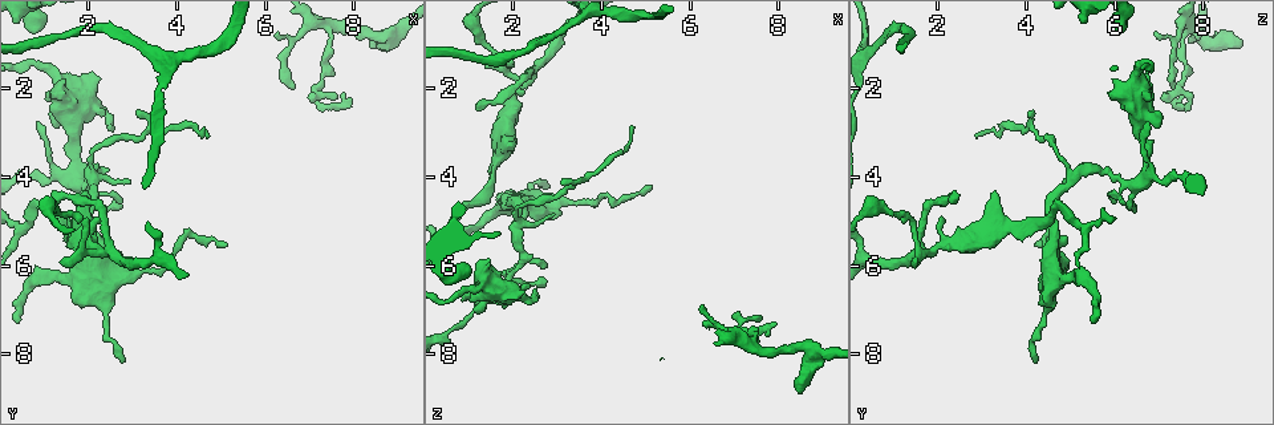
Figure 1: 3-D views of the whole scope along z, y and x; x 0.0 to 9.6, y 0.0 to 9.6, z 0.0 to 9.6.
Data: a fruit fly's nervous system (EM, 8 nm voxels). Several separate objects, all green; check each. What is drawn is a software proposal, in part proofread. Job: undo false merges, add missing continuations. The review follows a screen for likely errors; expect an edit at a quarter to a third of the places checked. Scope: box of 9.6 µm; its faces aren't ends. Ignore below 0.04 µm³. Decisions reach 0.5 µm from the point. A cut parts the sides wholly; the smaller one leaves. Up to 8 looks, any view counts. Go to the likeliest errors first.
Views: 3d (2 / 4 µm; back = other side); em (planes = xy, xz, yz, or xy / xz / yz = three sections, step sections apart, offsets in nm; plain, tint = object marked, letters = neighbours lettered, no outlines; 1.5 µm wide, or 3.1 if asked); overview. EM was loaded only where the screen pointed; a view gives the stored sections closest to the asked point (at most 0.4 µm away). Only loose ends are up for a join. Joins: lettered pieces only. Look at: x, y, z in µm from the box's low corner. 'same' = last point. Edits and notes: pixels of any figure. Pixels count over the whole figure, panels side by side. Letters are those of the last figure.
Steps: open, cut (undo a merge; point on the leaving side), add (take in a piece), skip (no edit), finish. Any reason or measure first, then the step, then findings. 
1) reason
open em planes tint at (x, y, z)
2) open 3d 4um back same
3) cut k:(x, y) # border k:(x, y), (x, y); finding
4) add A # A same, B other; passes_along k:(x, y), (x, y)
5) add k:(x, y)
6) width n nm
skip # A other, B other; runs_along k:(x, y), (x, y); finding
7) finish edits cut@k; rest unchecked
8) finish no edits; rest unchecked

thin arm on a thick one
open 3d 4um back at (2.30, 5.65, 1.80)

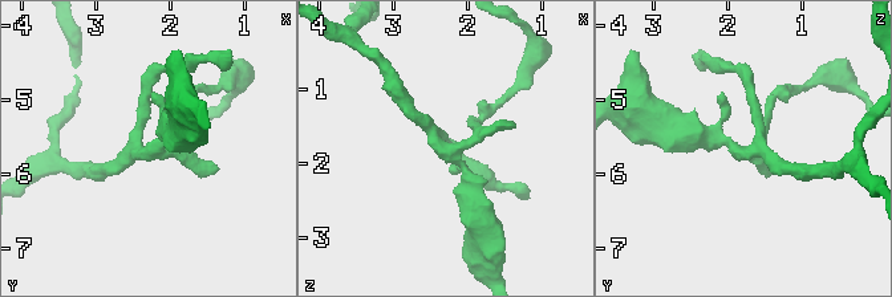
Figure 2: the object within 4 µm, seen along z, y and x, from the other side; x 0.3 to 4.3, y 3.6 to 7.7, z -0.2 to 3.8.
open em planes plain at (2.25, 5.70, 1.85)

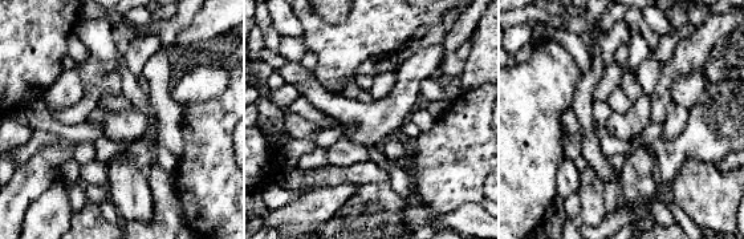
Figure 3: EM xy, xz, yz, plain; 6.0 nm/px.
see the neighbours
open em planes letters same

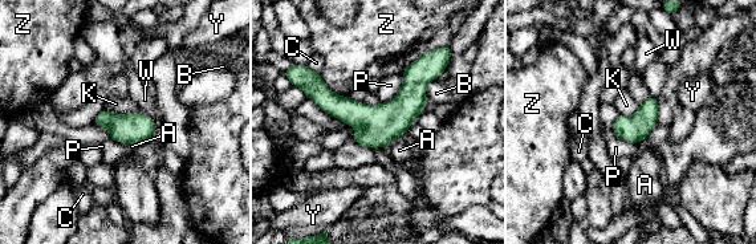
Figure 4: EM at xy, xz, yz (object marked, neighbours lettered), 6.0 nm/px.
skip # A other, B other, C other, K other, P other, W other, Y other, Z other; runs_along 4:(437, 72), (390, 113), (311, 84); all the same neuron

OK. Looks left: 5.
thick turns thin
open em planes letters at (8.70, 1.00, 8.05)

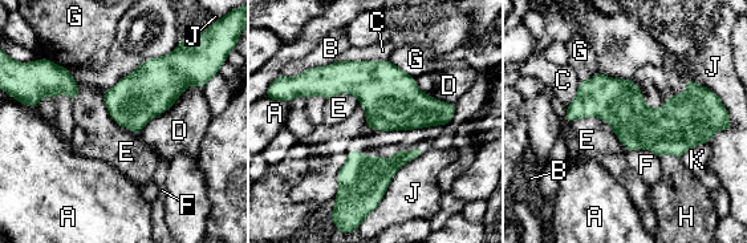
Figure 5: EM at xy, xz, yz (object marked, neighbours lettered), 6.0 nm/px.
width 200 nm
skip # A other, B other, C other, D other, E other, F other, G other, H other, J other, K other; runs_along 5:(568, 117), (710, 121); all the same neuron

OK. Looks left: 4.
tapers out
open em planes tint at (2.75, 4.65, 6.45)

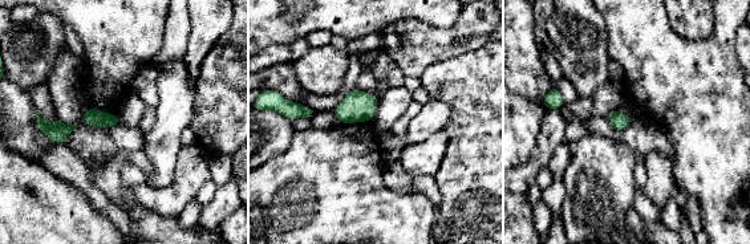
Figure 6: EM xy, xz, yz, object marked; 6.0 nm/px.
open em planes letters same

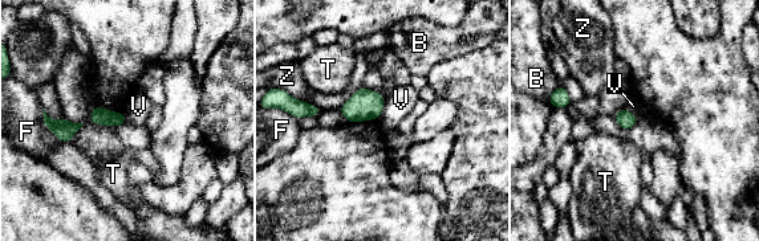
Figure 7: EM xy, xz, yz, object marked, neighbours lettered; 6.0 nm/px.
skip # B other, F other, T other, V other, Z other; border 7:(385, 96), (382, 113), (378, 118); no lettered piece goes on from it

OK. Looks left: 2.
finish no edits; rest unchecked

